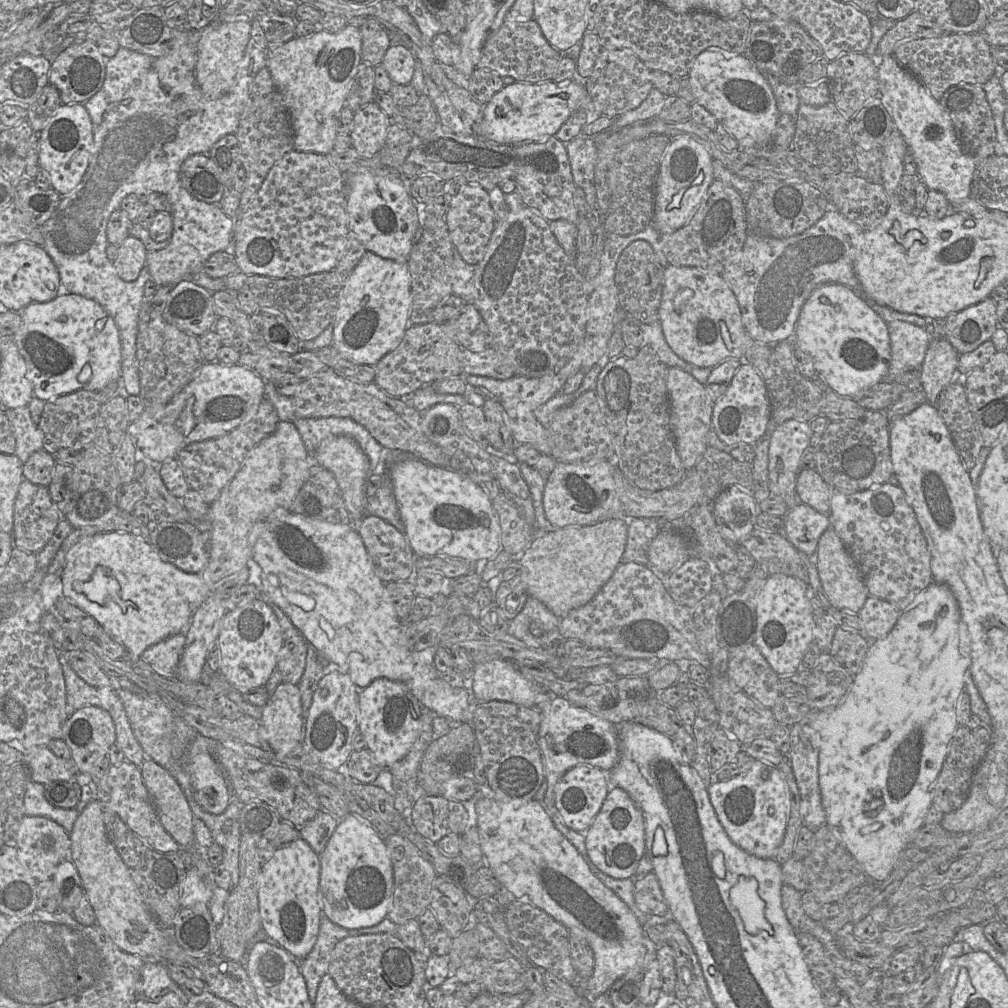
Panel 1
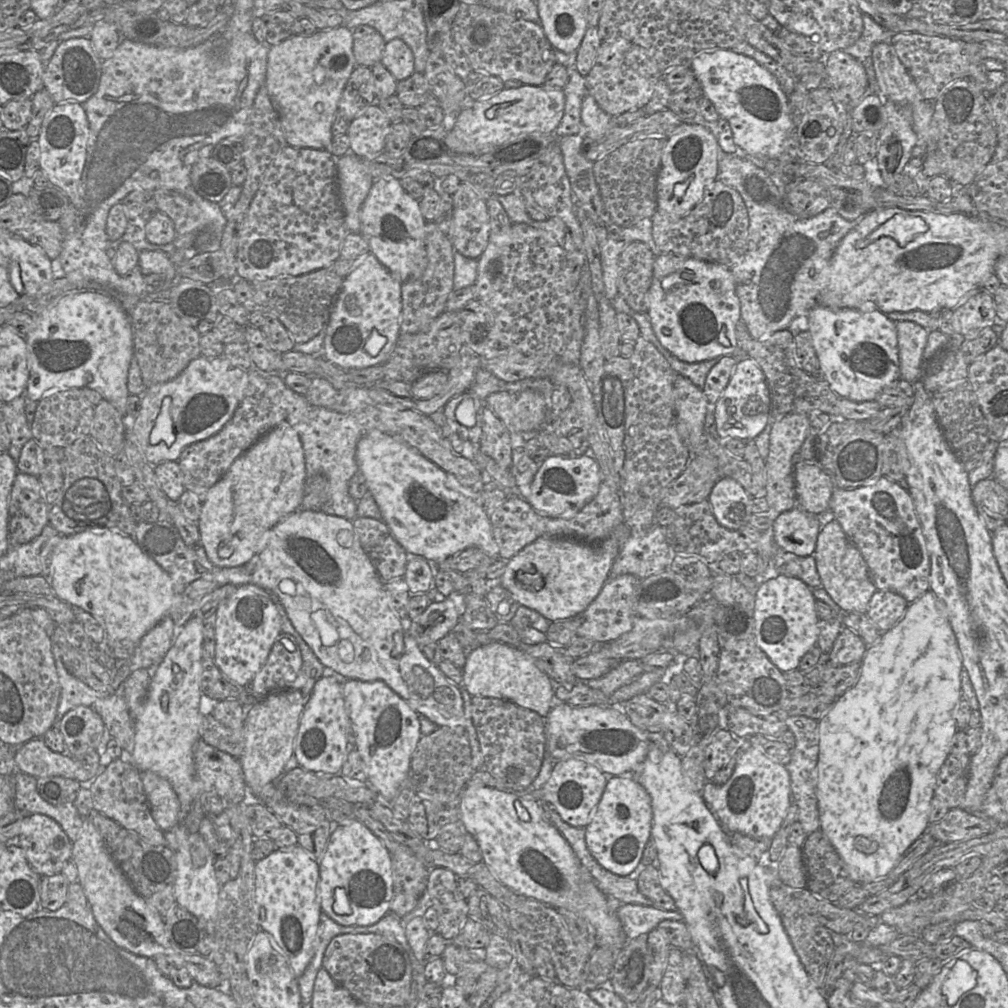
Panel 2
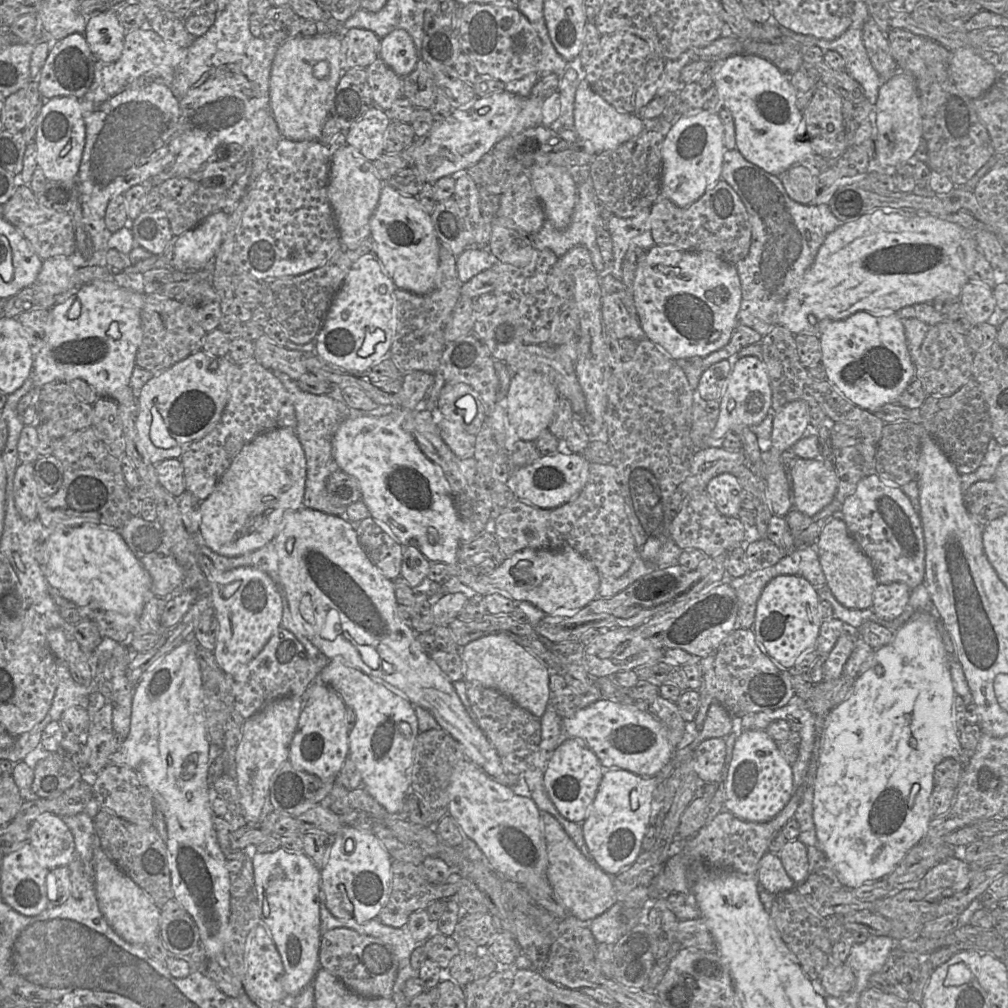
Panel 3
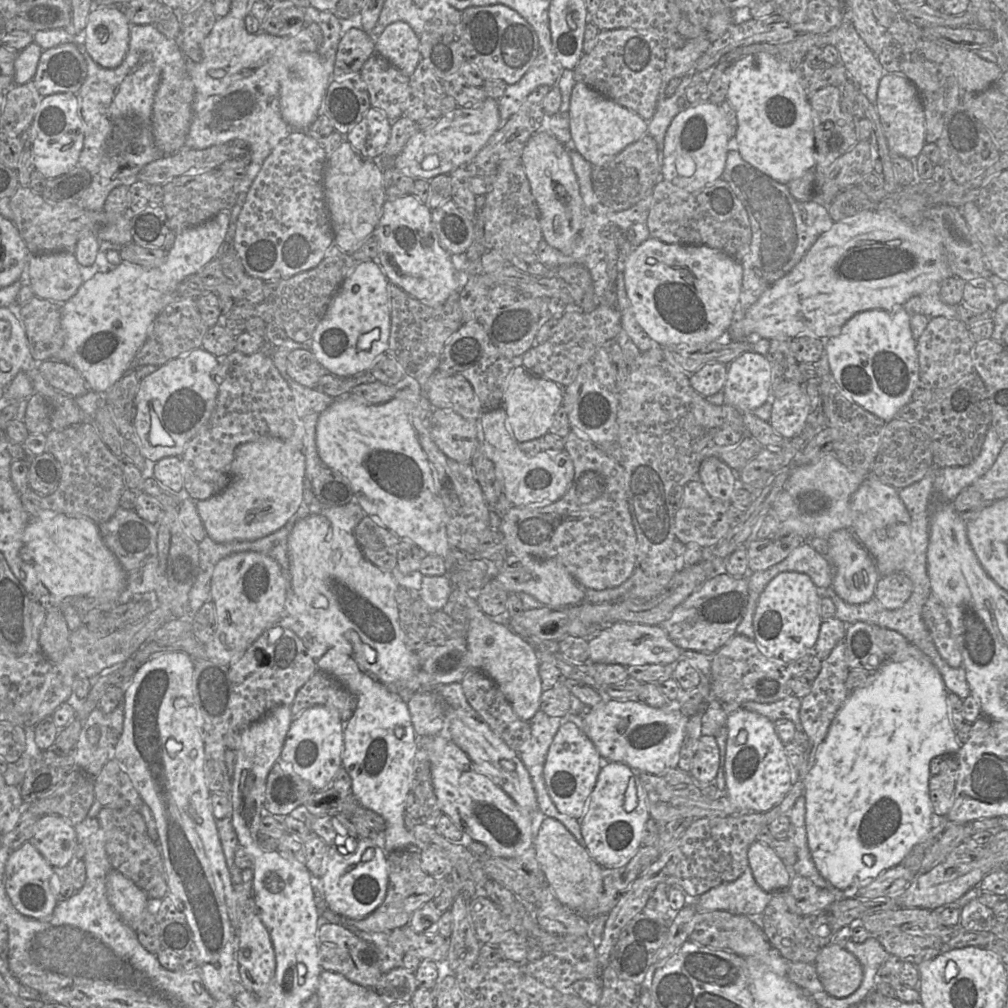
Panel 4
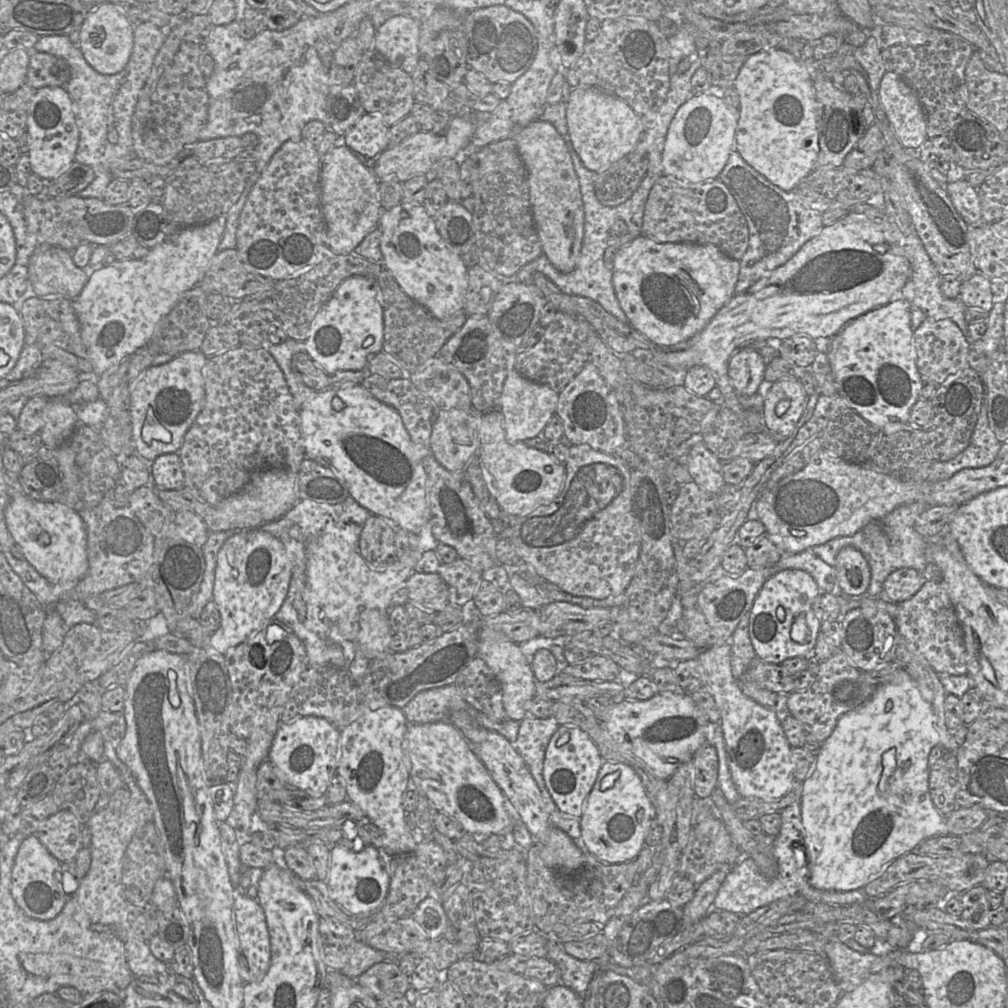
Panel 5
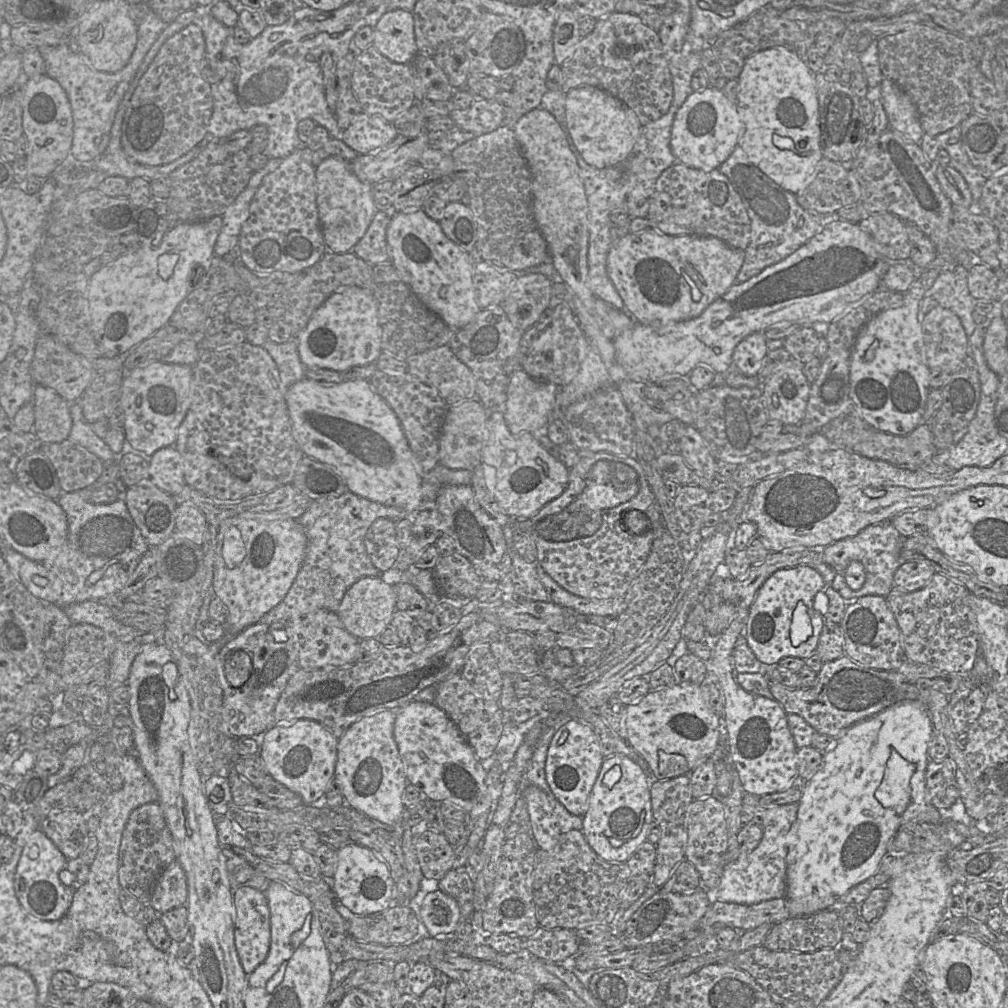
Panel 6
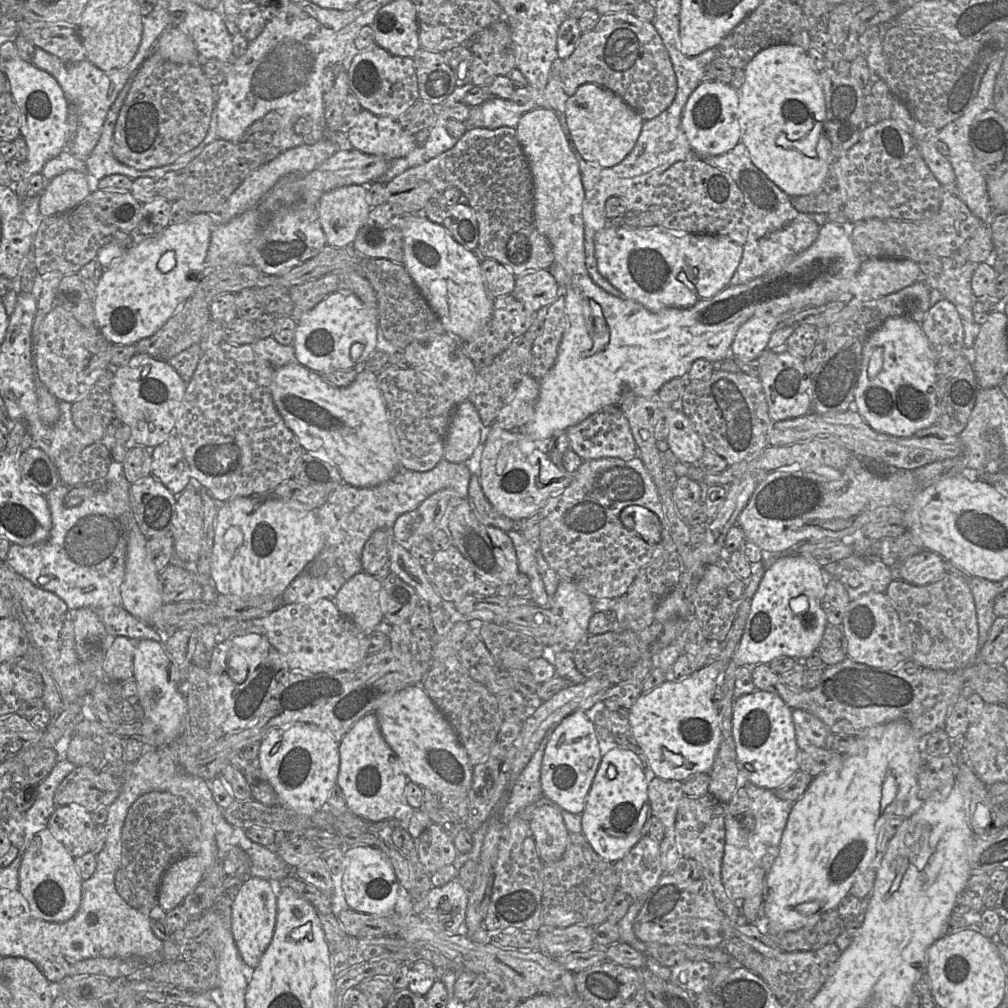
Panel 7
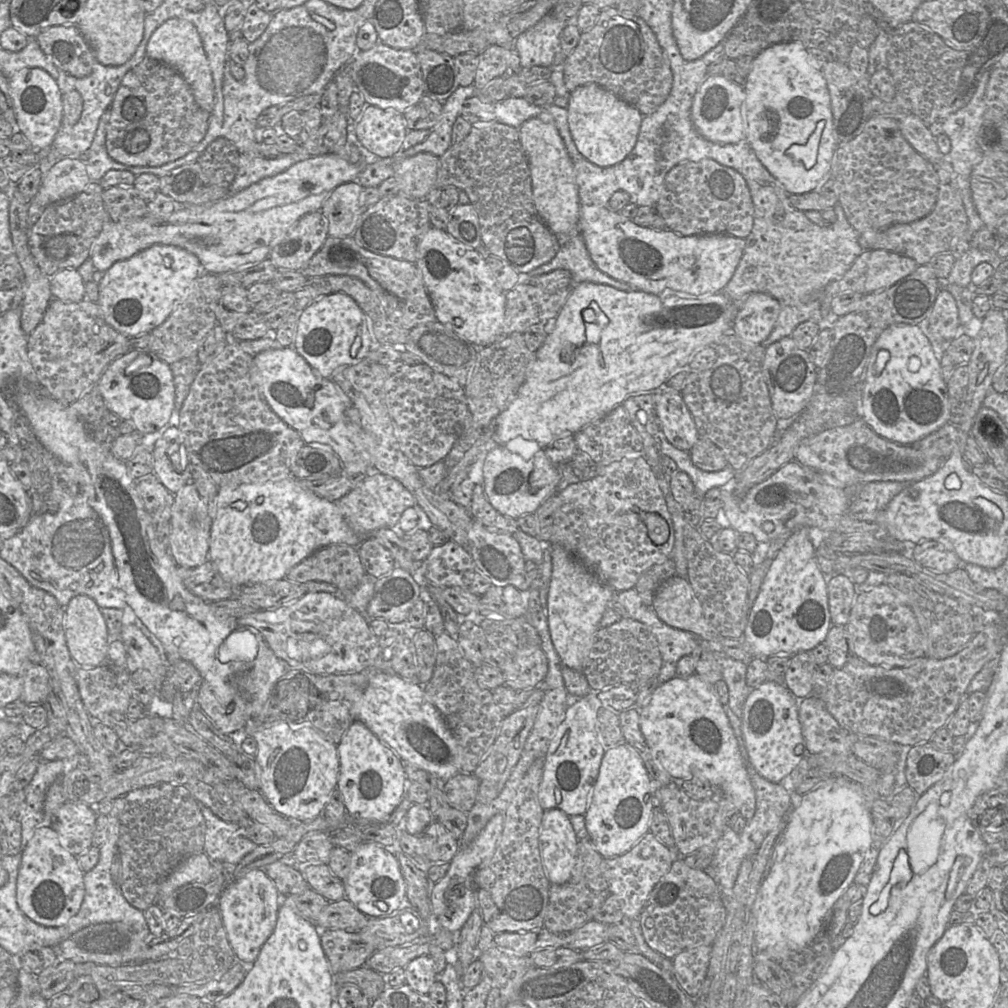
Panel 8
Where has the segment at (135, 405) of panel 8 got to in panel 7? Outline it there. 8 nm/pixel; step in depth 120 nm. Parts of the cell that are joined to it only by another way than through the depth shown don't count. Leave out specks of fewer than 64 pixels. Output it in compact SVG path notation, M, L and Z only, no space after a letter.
M136 353L126 365L113 369L111 397L114 411L130 427L132 442L136 446L156 447L173 435L187 388L187 383L176 370L167 361L154 358L146 353Z

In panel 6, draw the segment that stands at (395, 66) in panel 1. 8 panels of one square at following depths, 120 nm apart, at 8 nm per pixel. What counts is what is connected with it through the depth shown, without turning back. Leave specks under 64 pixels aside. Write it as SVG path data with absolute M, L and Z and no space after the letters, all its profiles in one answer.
M395 9L386 12L373 30L372 45L391 61L409 64L418 53L411 11Z

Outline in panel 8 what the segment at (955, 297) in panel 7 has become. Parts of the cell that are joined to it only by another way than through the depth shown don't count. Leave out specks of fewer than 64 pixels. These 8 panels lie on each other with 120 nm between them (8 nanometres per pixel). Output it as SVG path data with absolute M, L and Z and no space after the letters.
M970 247L960 258L955 259L954 265L945 283L968 287L971 284L971 273L973 269L982 262L995 264L999 257L995 250L979 250Z

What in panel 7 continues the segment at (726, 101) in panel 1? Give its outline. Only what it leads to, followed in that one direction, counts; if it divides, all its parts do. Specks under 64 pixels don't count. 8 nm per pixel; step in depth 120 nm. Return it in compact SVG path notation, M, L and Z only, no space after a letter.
M779 44L770 46L758 54L747 64L744 69L745 80L739 90L738 121L740 124L740 142L742 142L749 151L752 163L759 168L766 176L773 181L788 196L801 196L813 193L823 183L829 166L835 157L831 153L831 143L825 132L826 106L824 93L820 84L819 75L810 61L807 52L803 49L790 44Z

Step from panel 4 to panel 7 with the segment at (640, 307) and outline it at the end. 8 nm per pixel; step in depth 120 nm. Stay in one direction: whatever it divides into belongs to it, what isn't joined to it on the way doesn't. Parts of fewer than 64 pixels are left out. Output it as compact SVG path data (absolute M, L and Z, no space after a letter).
M656 225L650 228L626 228L626 227L610 227L607 226L596 234L595 237L595 257L597 260L597 267L600 274L606 278L615 288L620 290L625 298L632 300L644 306L651 312L660 312L668 308L689 308L703 299L709 299L718 294L728 285L733 277L743 255L743 246L732 241L726 236L710 235L710 234L679 234L669 232L661 226Z

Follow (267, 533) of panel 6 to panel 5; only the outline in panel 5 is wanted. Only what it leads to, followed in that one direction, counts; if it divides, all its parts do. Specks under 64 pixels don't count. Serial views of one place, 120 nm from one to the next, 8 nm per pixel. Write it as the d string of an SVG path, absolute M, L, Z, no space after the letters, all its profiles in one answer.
M261 528L231 535L217 555L212 599L220 612L221 623L207 646L225 655L229 648L242 643L263 623L275 618L287 596L291 576L292 562L278 538Z

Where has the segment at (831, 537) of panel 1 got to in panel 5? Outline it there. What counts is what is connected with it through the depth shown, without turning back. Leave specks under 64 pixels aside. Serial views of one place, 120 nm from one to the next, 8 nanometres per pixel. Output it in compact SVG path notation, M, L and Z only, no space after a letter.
M843 547L836 556L838 587L847 595L866 593L871 571L866 557L861 551L852 547Z

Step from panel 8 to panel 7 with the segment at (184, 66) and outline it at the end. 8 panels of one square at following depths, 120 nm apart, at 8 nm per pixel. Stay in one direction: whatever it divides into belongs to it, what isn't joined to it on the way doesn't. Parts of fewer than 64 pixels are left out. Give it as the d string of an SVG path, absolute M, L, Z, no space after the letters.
M170 27L157 40L153 52L177 64L202 64L196 46L180 27Z

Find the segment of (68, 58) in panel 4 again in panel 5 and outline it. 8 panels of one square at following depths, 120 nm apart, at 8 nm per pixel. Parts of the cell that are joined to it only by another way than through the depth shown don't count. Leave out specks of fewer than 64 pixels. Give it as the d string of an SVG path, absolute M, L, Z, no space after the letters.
M30 51L27 82L34 89L43 87L66 88L71 71L68 63L54 55Z

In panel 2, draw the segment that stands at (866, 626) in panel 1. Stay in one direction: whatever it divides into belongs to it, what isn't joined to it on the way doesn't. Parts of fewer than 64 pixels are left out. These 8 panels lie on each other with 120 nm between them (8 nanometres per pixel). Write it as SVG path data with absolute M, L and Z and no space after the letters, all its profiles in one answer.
M876 590L872 595L866 615L883 633L890 630L904 615L909 603L891 590Z

